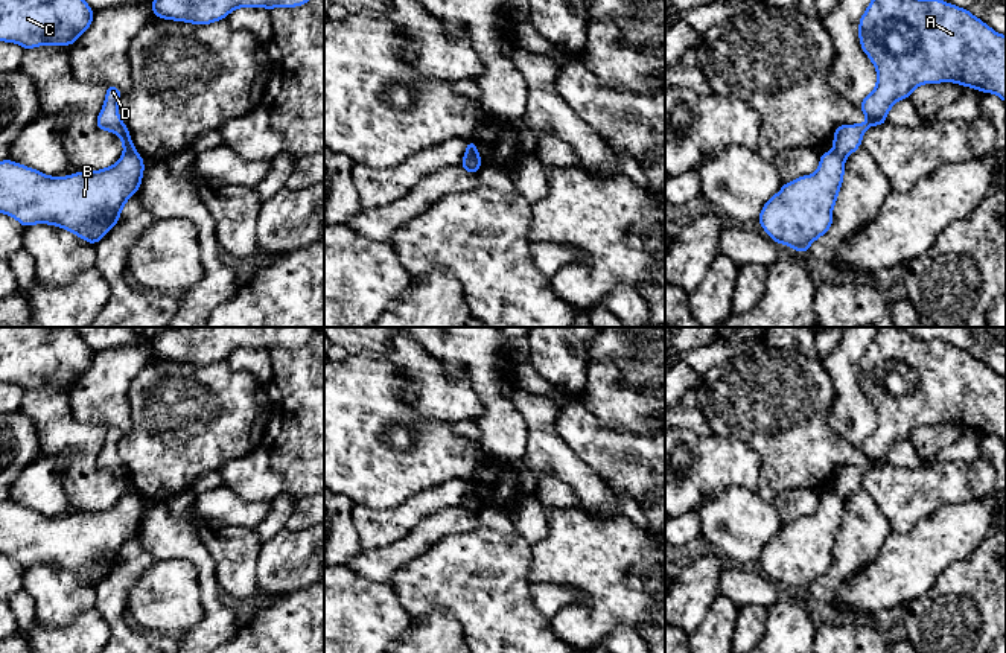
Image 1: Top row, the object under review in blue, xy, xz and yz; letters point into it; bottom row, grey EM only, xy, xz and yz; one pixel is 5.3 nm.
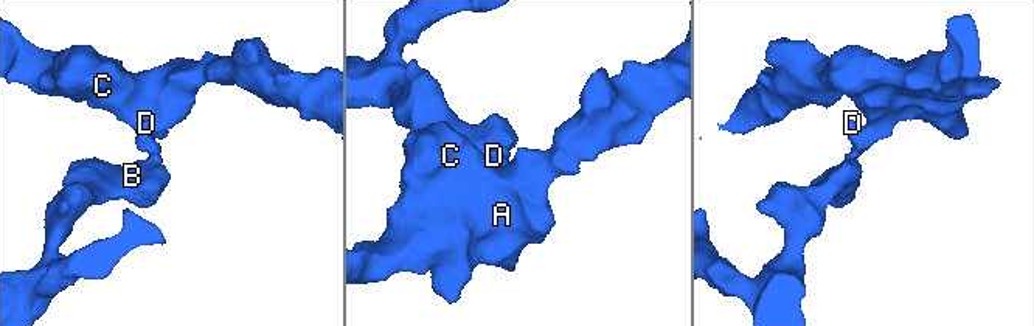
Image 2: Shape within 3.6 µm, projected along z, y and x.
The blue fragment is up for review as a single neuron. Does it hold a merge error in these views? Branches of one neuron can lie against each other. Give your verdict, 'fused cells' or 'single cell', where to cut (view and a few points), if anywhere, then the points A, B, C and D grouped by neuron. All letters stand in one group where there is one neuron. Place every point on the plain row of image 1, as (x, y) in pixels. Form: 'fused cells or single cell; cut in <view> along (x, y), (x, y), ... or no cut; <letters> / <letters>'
fused cells; cut in xz along (464, 498), (480, 501); A C D / B

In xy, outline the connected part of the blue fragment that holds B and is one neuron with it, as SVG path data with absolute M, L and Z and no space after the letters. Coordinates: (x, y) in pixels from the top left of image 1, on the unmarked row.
M123 495L119 502L100 511L49 518L11 501L0 502L0 554L15 559L23 568L50 565L62 568L90 585L97 585L119 563L125 543L140 530L145 505L142 495Z

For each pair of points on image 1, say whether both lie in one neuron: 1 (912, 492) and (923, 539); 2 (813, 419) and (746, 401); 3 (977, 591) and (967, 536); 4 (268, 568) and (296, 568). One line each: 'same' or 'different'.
1: different
2: same
3: different
4: same

